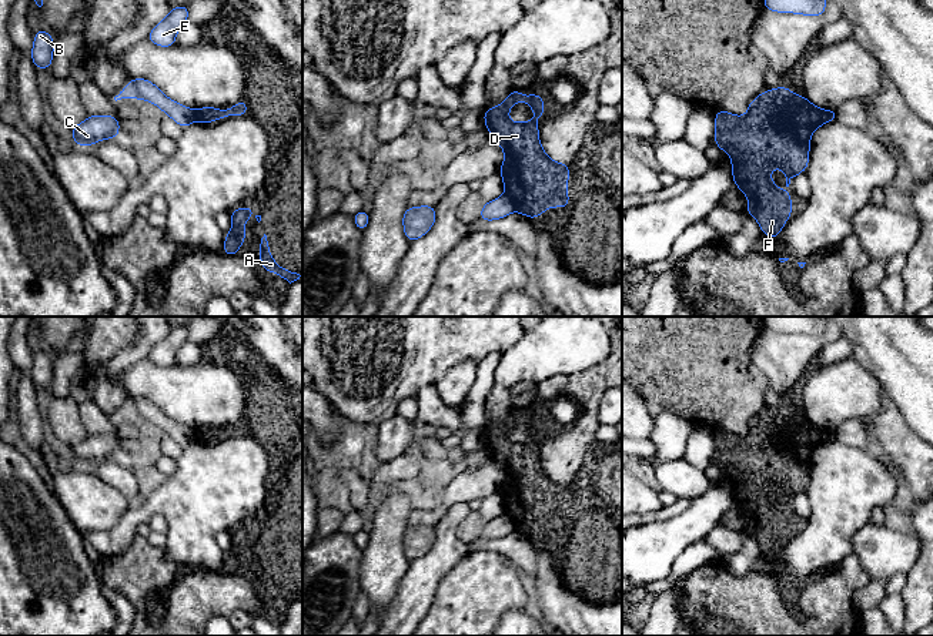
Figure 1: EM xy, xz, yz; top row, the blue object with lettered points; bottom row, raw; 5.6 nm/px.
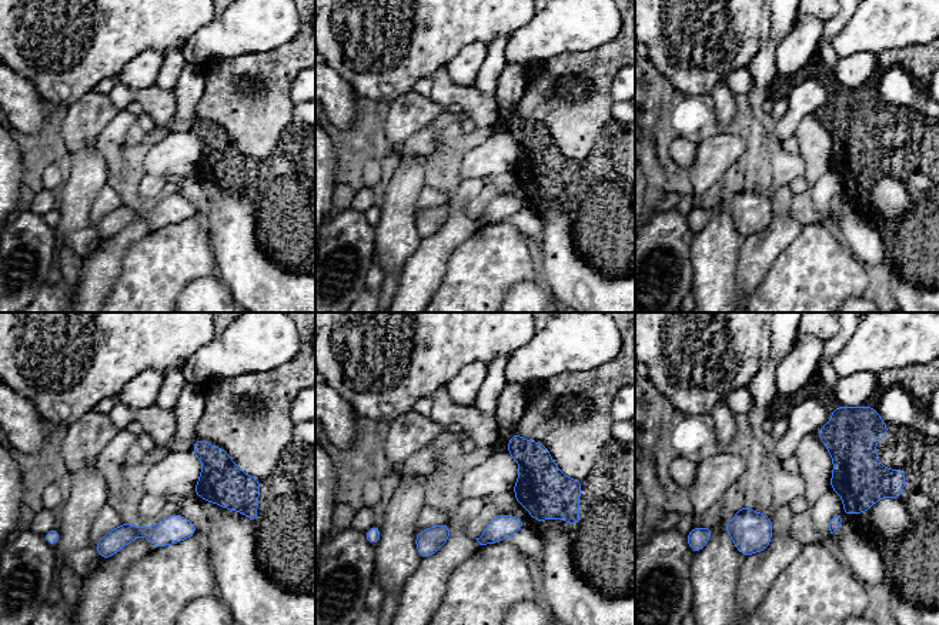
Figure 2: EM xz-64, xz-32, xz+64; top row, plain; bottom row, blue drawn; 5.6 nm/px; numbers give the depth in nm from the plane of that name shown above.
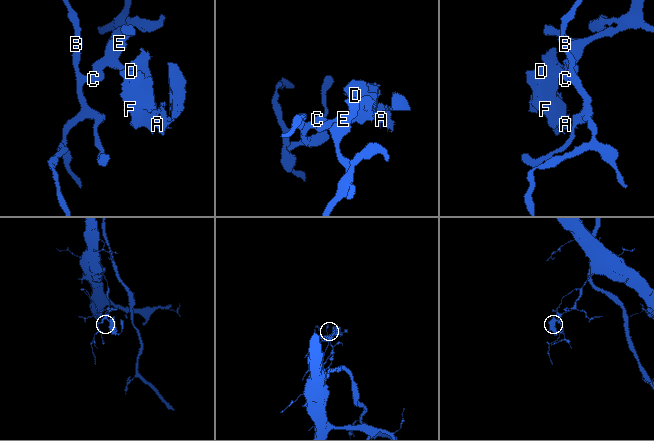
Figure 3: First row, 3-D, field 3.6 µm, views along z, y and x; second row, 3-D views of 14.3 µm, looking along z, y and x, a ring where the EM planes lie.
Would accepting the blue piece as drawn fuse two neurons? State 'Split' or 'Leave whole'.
Split

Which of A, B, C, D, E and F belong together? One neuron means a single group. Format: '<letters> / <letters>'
A D F / B C E

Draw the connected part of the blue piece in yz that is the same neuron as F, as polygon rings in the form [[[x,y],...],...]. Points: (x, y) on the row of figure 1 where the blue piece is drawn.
[[[789,87],[759,94],[743,117],[722,110],[715,113],[715,144],[732,158],[733,183],[749,198],[745,214],[755,217],[770,240],[778,240],[793,207],[789,190],[780,191],[769,174],[776,167],[782,168],[789,187],[795,175],[806,171],[812,133],[825,123],[826,110],[817,108],[805,96],[793,94]]]

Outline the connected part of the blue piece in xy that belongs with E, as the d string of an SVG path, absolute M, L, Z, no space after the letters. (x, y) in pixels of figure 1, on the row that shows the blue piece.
M190 6L173 7L168 16L148 33L147 39L160 47L175 46L178 29L188 21L188 7Z

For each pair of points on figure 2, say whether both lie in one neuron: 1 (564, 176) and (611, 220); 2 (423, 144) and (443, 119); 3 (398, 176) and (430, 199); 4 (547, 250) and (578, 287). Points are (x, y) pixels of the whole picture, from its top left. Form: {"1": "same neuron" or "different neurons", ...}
{"1": "same neuron", "2": "same neuron", "3": "different neurons", "4": "same neuron"}

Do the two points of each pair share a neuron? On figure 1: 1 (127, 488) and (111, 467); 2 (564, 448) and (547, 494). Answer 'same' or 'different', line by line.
1: same
2: different

